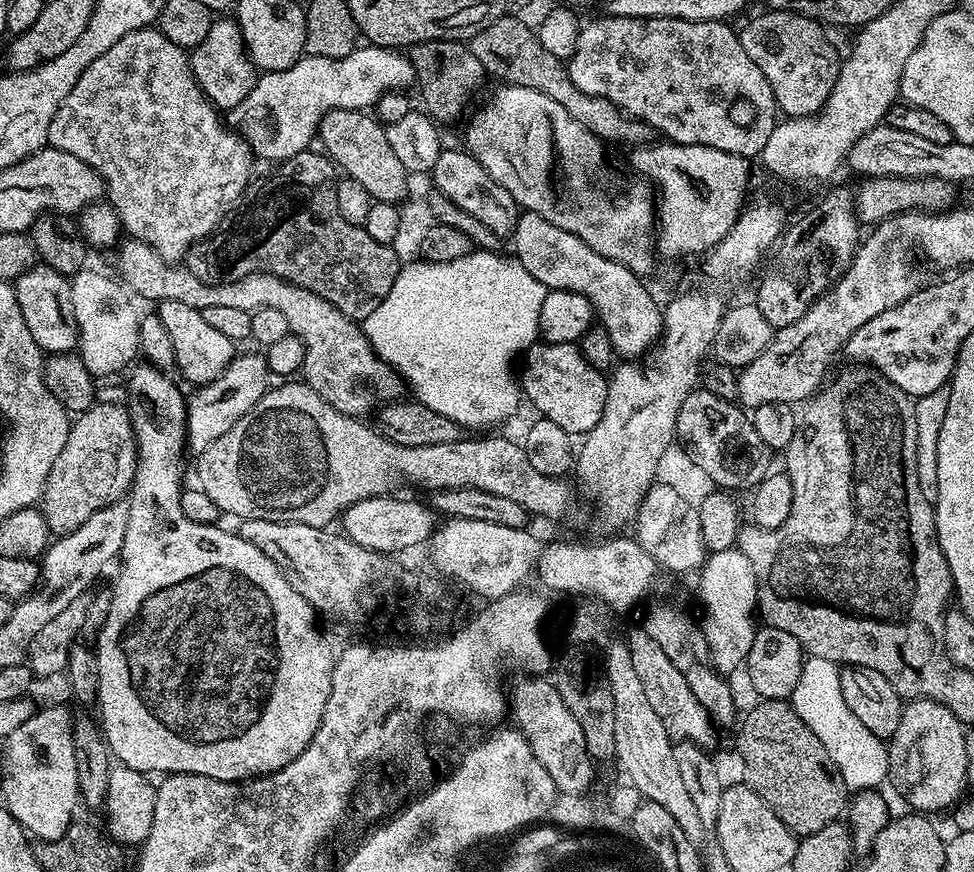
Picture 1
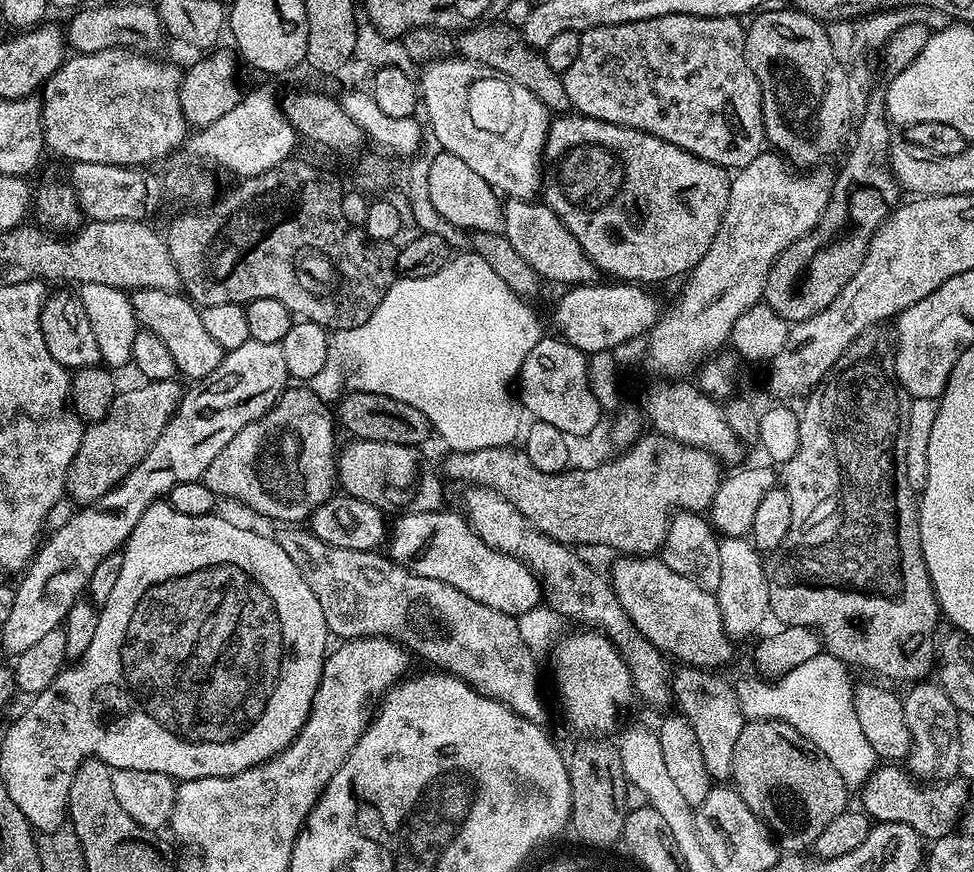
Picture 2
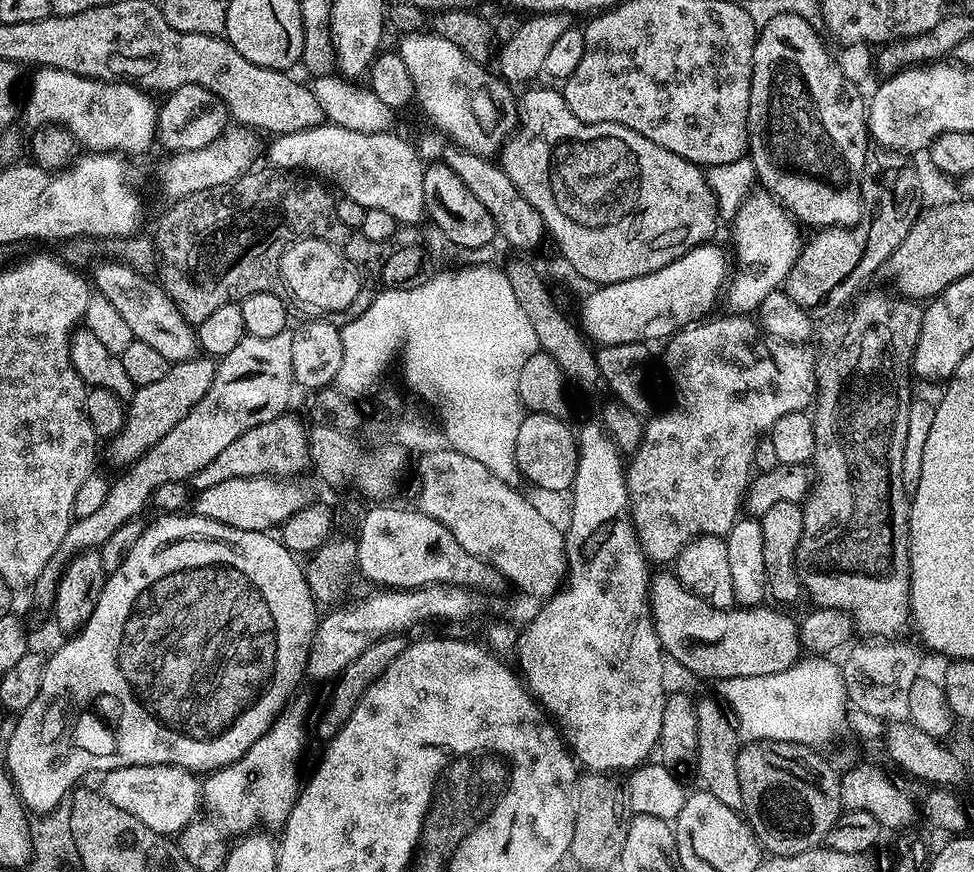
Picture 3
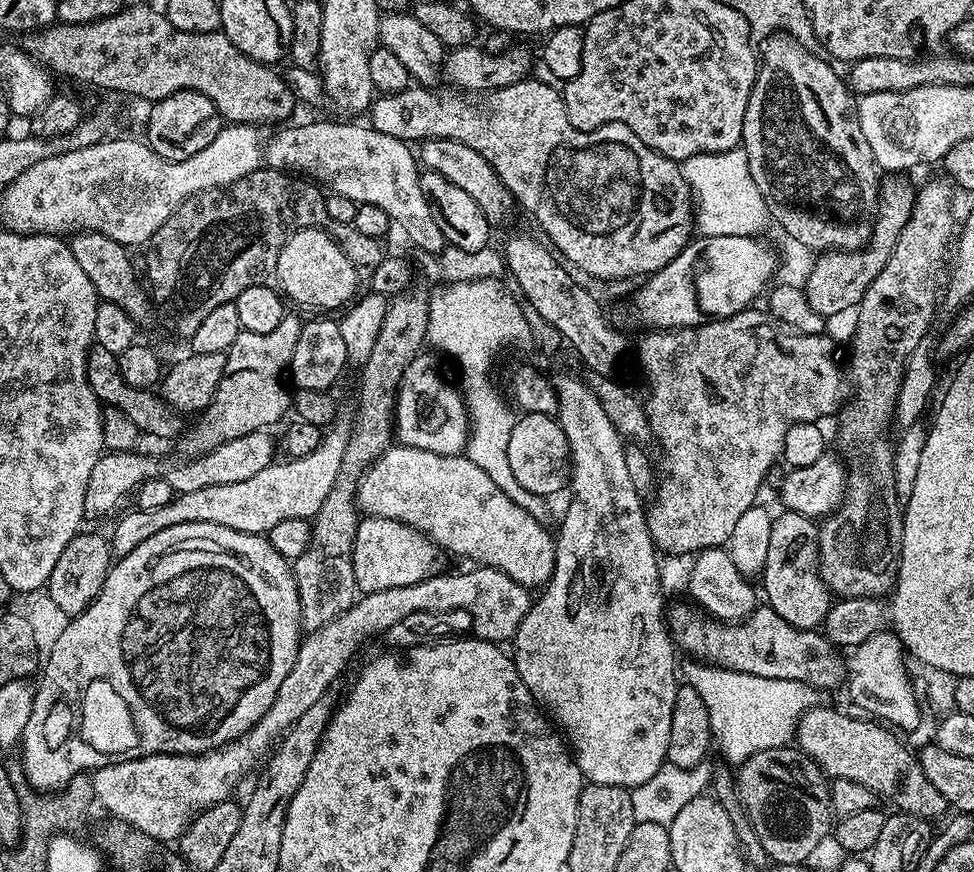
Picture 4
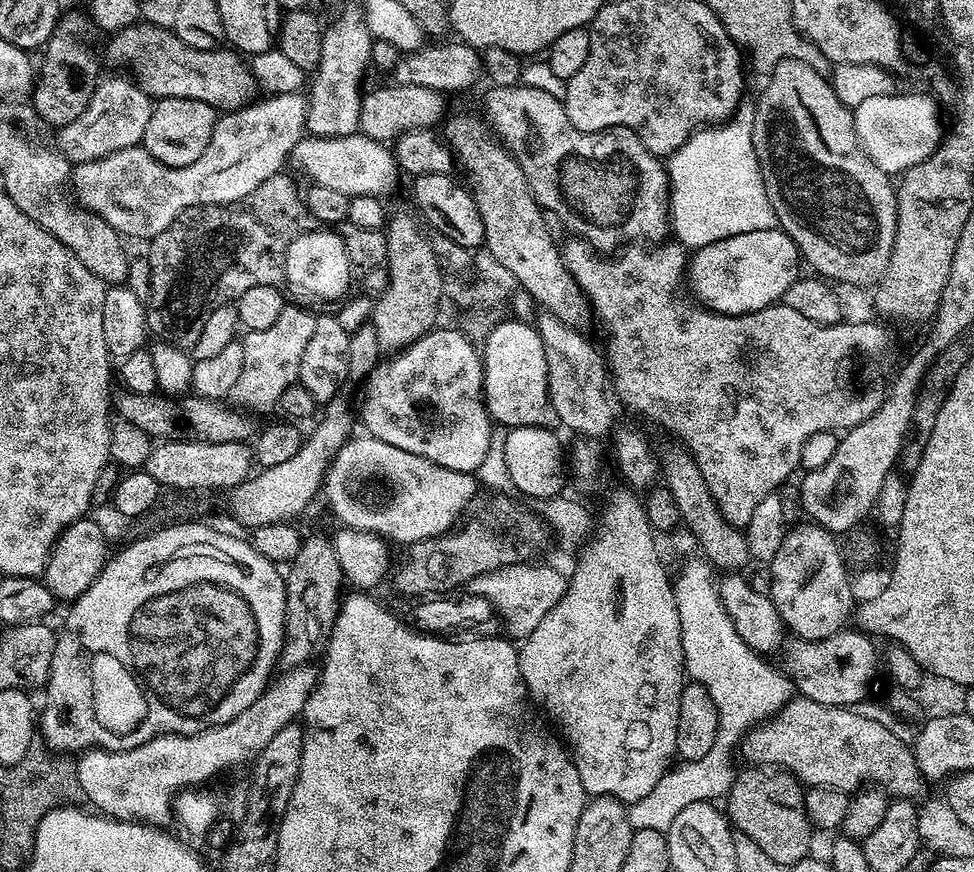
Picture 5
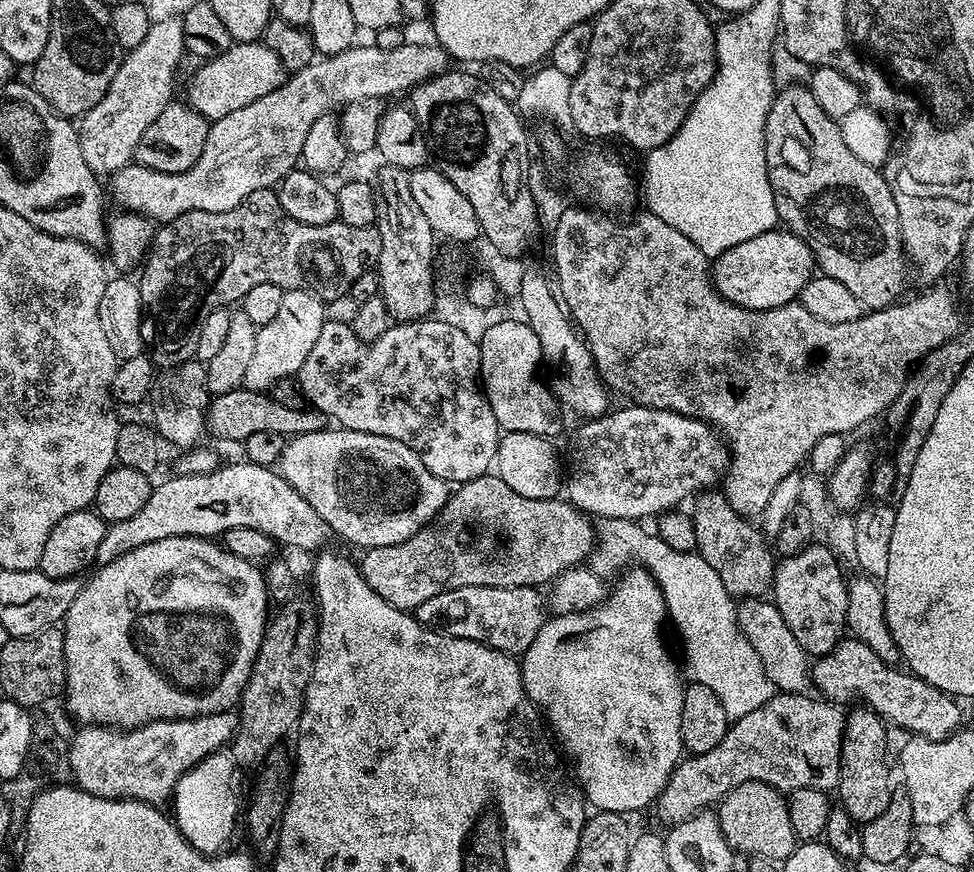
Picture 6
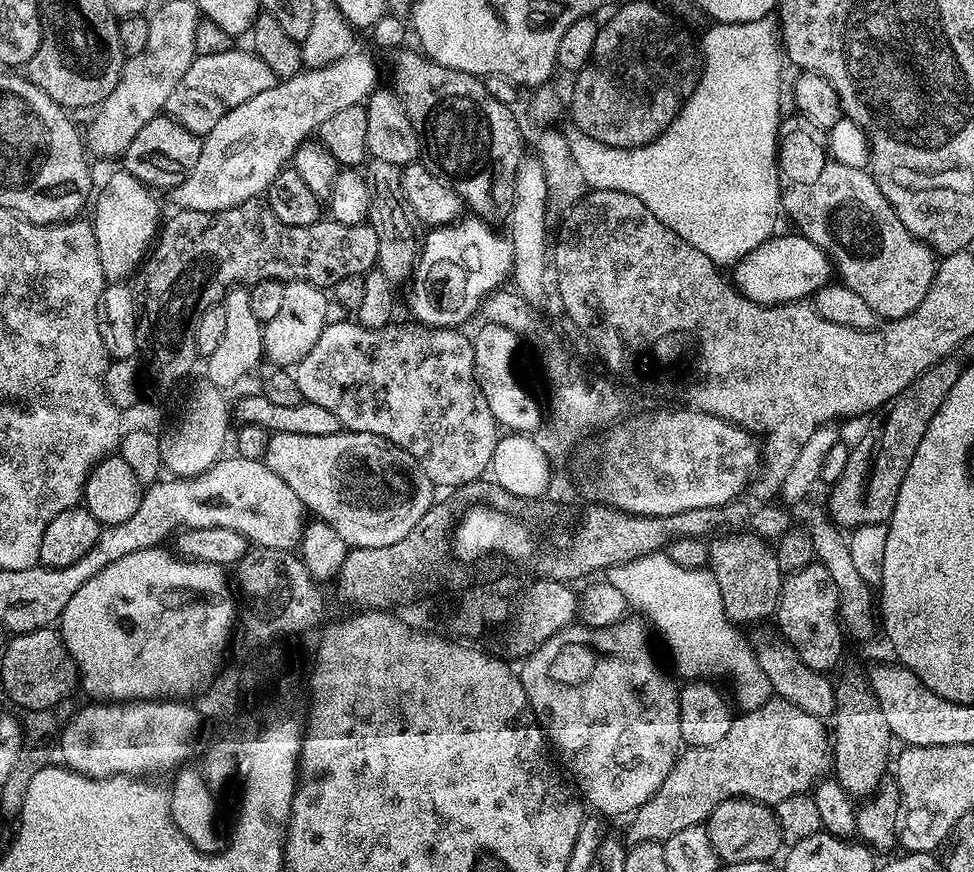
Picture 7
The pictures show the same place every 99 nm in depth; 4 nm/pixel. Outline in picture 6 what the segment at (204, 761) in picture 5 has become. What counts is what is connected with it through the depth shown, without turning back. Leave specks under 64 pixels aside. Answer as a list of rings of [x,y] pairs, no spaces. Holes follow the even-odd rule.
[[[232,710],[192,720],[156,720],[127,730],[84,726],[68,745],[71,779],[85,792],[107,800],[141,800],[160,806],[171,797],[179,779],[206,757],[219,753],[239,726],[240,717]]]

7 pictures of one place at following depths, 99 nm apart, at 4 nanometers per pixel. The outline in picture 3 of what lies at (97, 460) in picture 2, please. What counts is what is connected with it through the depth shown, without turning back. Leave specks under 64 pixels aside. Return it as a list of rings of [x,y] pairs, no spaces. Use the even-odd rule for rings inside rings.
[[[200,354],[180,364],[172,364],[166,378],[159,382],[136,388],[126,404],[123,430],[107,441],[109,462],[117,464],[117,469],[127,469],[128,465],[145,456],[155,444],[166,438],[166,434],[170,434],[170,430],[174,430],[174,426],[178,426],[178,422],[182,422],[182,418],[186,418],[186,414],[190,414],[198,402],[202,402],[202,394],[210,390],[216,366],[215,359]]]

